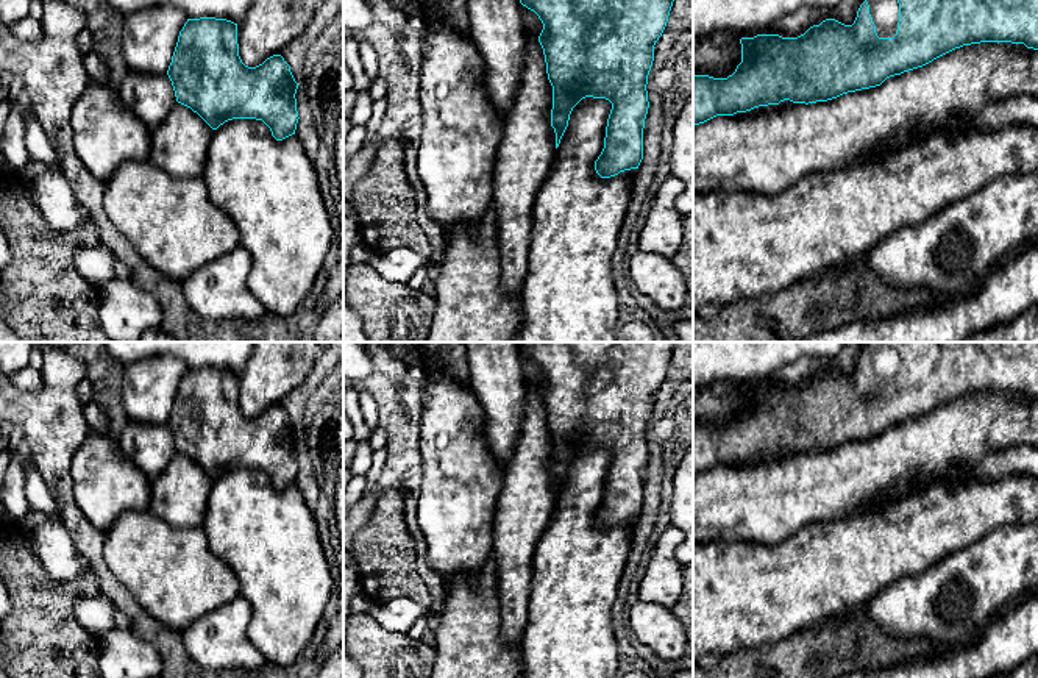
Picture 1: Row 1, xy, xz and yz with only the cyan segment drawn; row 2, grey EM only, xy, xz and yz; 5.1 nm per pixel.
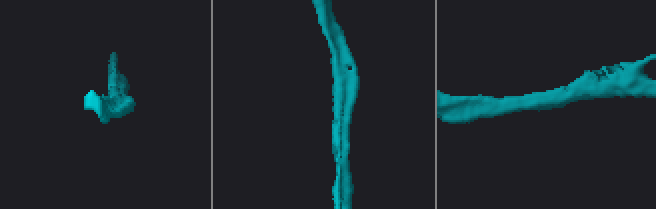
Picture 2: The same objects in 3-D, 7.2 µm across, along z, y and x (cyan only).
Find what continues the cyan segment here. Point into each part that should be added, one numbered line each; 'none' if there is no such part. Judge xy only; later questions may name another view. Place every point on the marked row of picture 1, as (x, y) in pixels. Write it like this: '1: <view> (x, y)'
none

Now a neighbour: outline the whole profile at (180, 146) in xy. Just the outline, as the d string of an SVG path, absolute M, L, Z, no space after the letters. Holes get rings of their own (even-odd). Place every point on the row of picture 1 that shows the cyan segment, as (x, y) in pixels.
M176 103L151 131L151 137L150 161L178 180L201 178L209 198L236 223L240 245L251 256L247 286L265 309L278 316L290 316L303 308L312 286L323 278L323 262L336 231L322 195L320 170L307 156L301 139L292 134L276 141L270 128L256 119L233 119L212 130L197 112L181 103Z

